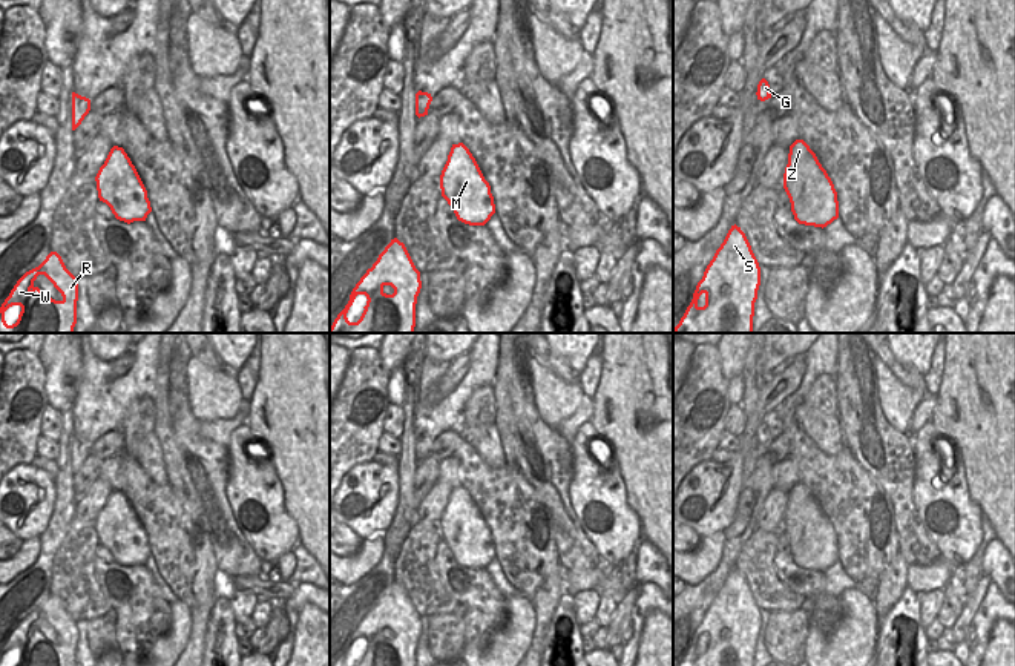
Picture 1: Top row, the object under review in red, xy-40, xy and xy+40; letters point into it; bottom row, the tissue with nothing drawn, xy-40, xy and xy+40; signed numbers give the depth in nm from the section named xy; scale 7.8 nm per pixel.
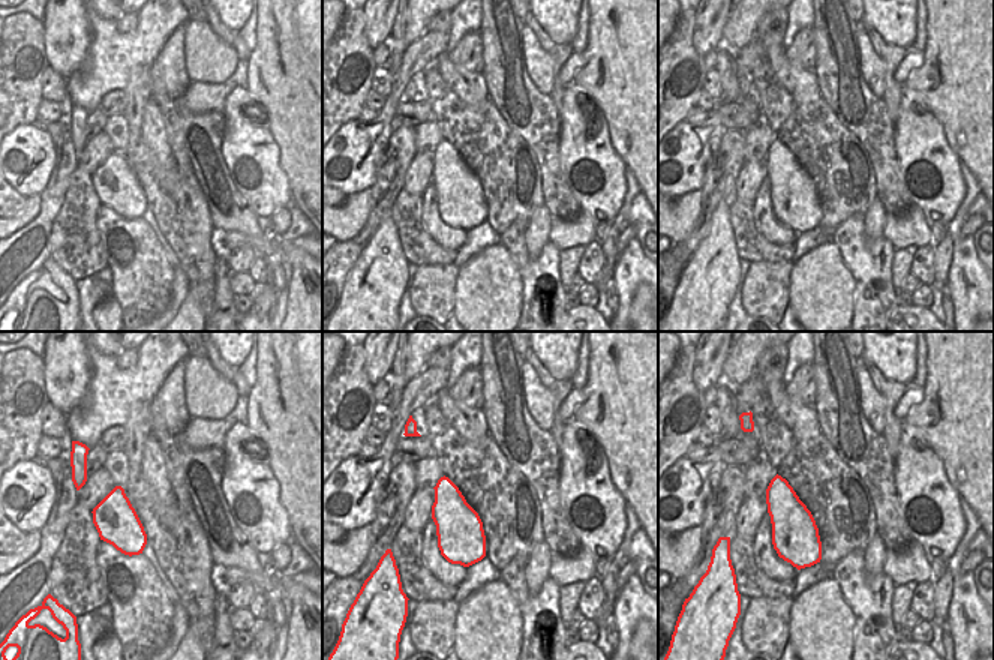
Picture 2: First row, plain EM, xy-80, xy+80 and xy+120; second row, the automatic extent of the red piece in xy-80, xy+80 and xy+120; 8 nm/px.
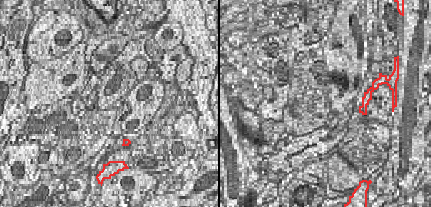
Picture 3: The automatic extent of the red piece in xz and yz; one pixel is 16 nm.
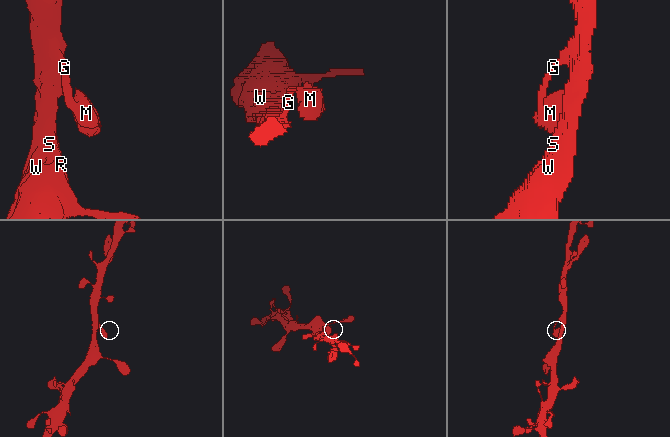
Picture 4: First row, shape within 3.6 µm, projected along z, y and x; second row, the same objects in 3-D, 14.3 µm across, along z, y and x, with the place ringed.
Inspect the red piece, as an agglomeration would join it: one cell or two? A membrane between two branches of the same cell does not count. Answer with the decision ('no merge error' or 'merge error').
no merge error

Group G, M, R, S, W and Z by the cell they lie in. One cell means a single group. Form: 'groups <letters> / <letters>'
groups G M R S W Z

